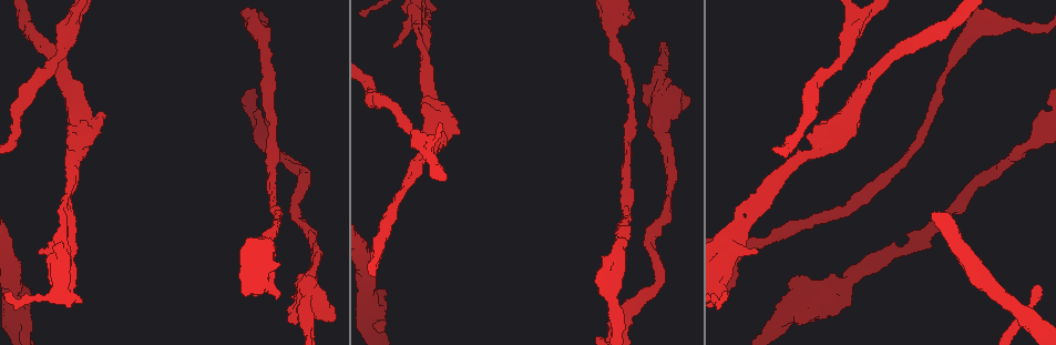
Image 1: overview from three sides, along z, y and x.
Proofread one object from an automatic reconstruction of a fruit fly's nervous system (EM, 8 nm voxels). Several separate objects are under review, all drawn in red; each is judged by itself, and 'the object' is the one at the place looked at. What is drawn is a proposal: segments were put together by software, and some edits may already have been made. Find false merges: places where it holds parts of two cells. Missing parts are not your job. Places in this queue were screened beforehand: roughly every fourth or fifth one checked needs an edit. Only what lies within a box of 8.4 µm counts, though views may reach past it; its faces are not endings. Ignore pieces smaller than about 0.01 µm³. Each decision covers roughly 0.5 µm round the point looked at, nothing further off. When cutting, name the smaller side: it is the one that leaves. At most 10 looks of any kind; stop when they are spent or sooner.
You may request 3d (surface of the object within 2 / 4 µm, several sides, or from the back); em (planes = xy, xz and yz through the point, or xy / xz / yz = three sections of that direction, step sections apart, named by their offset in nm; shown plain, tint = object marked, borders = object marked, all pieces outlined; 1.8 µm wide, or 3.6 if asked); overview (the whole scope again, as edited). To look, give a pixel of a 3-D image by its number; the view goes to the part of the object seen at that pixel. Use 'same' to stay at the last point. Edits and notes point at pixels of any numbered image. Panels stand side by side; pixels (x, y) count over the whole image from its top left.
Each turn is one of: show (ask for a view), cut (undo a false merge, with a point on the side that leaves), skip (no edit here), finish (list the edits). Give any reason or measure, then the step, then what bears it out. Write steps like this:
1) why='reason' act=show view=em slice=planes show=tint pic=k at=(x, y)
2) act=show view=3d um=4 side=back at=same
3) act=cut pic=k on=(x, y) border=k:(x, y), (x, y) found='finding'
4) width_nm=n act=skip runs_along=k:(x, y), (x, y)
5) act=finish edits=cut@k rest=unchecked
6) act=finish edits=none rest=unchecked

why='calibre changes' act=show view=3d um=4 pic=1 at=(799, 306)

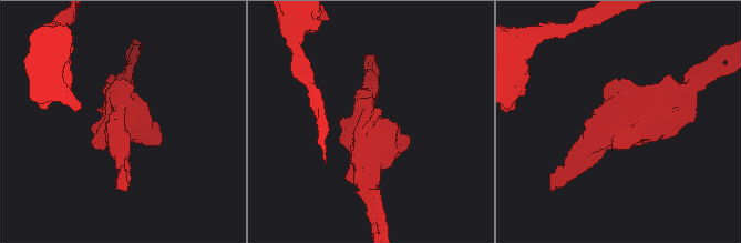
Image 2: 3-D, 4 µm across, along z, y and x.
why='shape alone is not enough' act=show view=em slice=planes show=tint pic=2 at=(120, 124)

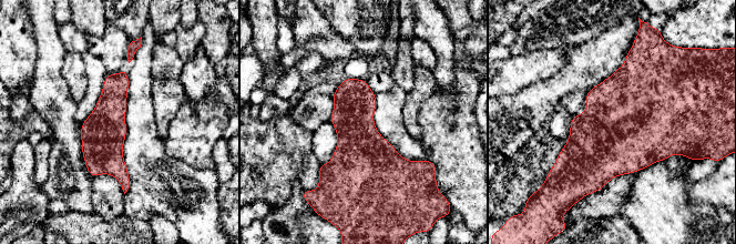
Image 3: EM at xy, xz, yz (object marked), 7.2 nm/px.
width_nm=320 act=skip runs_along=3:(124, 72), (112, 101), (112, 163), (125, 186) found='one cell here'

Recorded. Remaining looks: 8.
why='calibre changes' act=show view=em slice=xz step=8 show=tint pic=1 at=(621, 235)

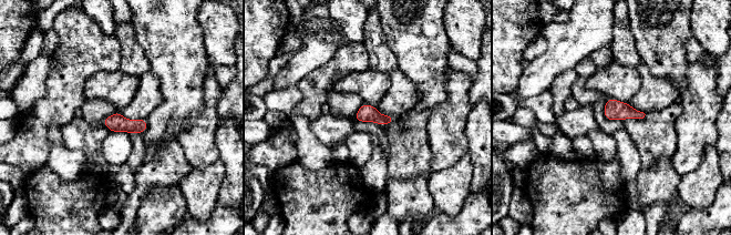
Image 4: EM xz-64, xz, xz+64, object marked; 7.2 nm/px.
act=show view=em slice=yz step=16 show=tint at=same

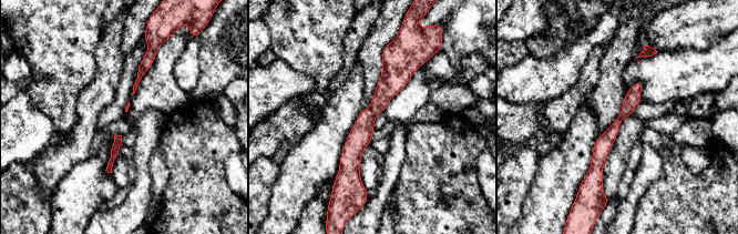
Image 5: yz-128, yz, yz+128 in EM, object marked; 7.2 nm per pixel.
act=skip runs_along=5:(389, 52), (356, 181) found='one cell here'

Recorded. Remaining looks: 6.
why='arms part here' act=show view=em um=3.6 slice=planes show=tint pic=1 at=(418, 44)

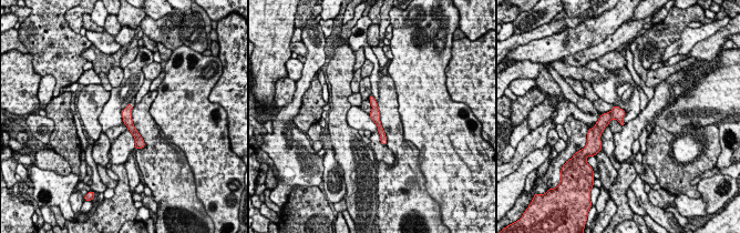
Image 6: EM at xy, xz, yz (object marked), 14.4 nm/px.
act=skip runs_along=6:(373, 102), (374, 115), (383, 140) found='all the same cell'

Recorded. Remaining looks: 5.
why='calibre changes' act=show view=em um=3.6 slice=xz step=4 show=tint pic=1 at=(613, 31)

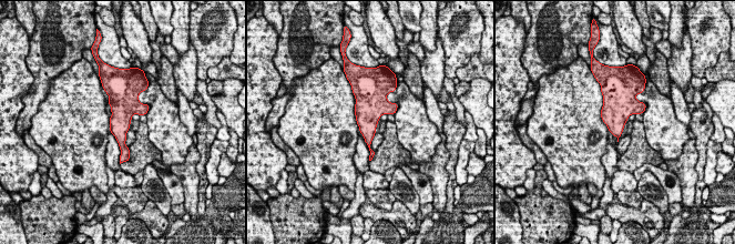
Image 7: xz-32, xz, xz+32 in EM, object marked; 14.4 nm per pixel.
why='cut it another way' act=show view=em um=3.6 slice=planes show=tint at=same

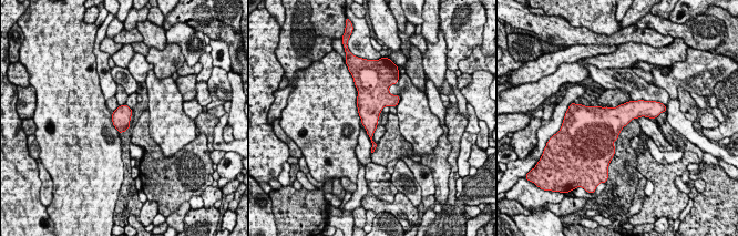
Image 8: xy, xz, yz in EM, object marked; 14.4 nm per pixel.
act=skip found='continuous, no second cell'

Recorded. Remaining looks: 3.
act=finish edits=none rest=unchecked

